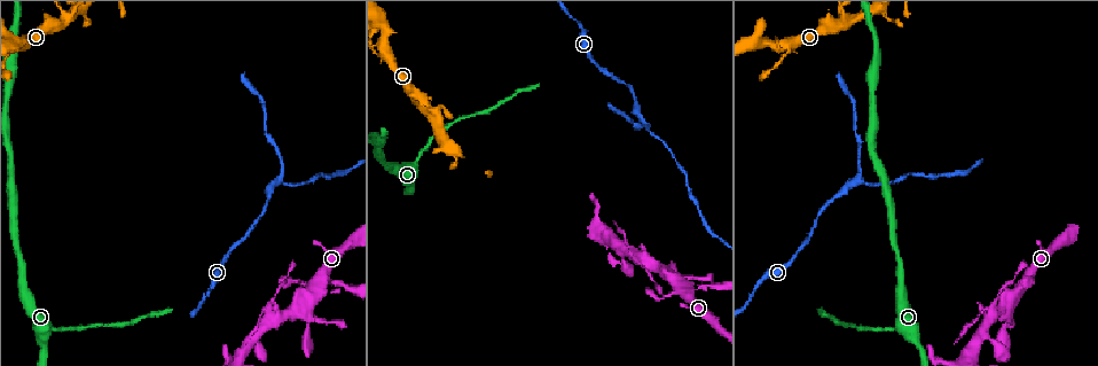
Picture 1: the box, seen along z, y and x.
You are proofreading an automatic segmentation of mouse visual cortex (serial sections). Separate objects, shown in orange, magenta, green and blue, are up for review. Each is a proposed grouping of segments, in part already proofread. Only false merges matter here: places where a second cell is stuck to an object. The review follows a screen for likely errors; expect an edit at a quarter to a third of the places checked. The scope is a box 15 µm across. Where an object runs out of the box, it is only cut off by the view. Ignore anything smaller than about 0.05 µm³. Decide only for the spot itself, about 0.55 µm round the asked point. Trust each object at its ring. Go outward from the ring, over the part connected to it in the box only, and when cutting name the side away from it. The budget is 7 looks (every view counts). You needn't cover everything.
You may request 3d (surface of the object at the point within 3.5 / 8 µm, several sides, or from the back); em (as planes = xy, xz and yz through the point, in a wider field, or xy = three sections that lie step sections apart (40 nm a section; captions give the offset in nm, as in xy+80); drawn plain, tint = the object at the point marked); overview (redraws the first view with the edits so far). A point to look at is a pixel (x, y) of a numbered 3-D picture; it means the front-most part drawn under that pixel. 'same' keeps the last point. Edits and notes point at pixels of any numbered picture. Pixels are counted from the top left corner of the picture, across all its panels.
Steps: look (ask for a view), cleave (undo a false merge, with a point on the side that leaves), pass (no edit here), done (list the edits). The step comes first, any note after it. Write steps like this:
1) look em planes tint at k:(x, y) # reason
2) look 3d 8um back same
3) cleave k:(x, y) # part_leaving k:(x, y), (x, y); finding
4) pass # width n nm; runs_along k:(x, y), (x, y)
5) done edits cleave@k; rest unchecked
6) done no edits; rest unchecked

look 3d 3.5um back at 1:(889, 329) # abrupt turn

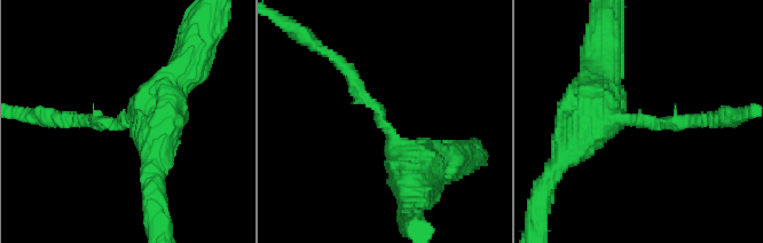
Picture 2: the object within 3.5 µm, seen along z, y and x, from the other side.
look em xy step 5 tint at 2:(644, 121) # arm_widths 200, 500 nm; shape alone is not enough

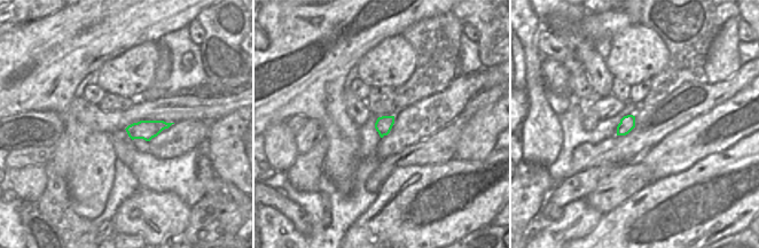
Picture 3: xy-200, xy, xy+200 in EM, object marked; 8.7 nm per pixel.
look em planes tint same

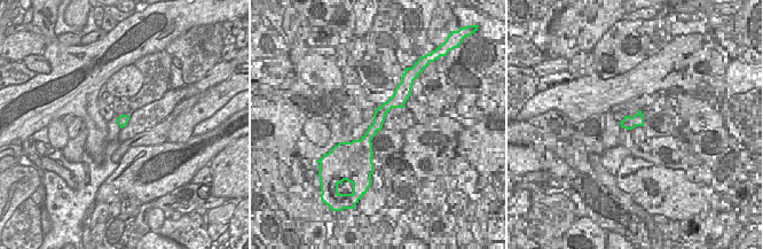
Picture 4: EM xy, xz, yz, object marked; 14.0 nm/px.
pass # runs_along 2:(423, 173), (335, 60); continuous, no second cell

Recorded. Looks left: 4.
look 3d 3.5um at 1:(786, 44) # sharp bend

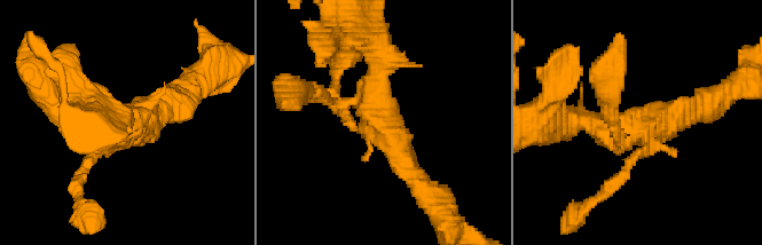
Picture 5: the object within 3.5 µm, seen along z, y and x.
look em xy step 5 tint at 5:(633, 125) # shape alone is not enough

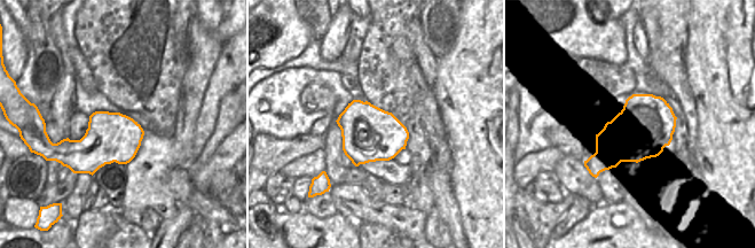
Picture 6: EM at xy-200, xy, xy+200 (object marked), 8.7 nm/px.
cleave 5:(80, 173) # width 480 nm; part_leaving 5:(91, 156), (76, 187), (94, 222); a second cell is stuck on

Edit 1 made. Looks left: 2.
done edits cleave@5; rest unchecked

